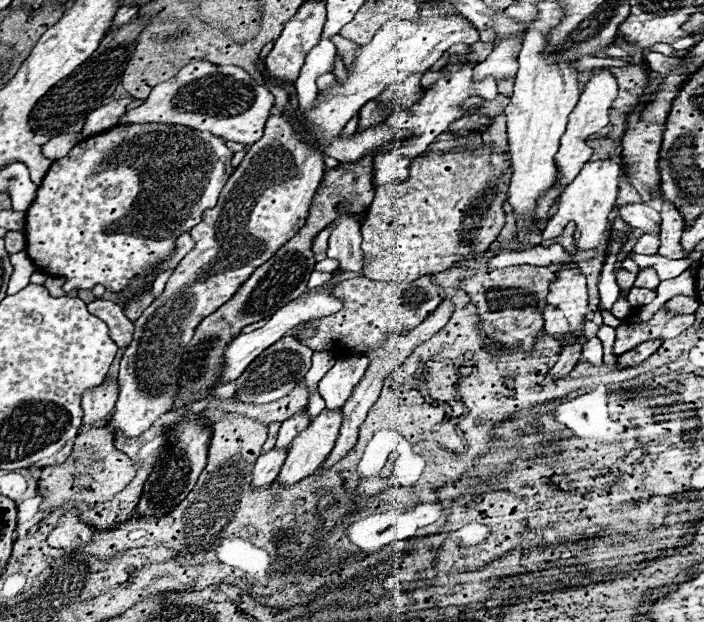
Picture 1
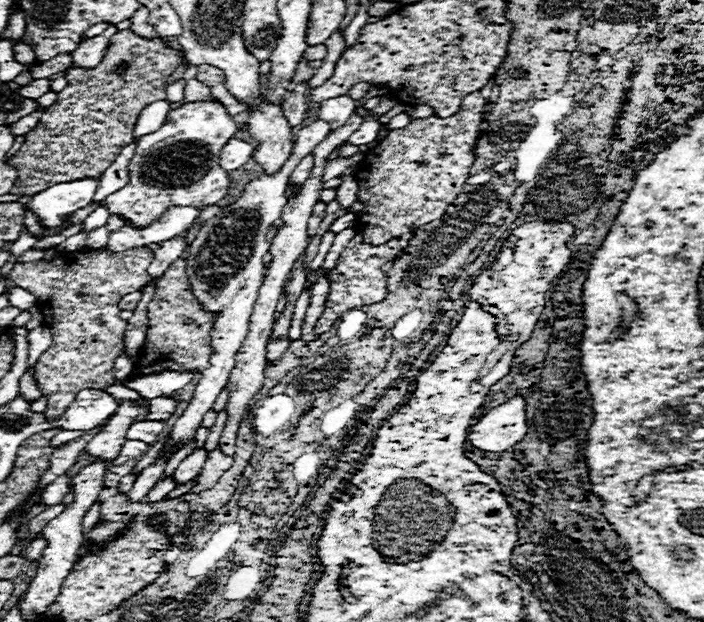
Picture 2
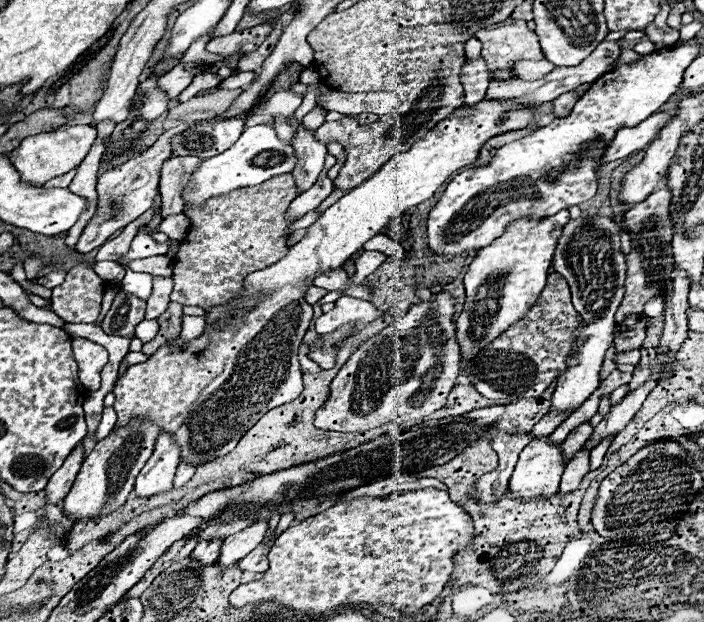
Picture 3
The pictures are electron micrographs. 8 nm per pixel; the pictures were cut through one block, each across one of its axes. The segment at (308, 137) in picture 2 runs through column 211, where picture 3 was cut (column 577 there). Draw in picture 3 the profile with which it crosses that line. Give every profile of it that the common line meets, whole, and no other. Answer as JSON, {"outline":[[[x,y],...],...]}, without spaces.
{"outline":[[[606,216],[578,218],[568,222],[556,246],[556,254],[552,260],[554,270],[568,280],[574,308],[586,320],[586,326],[578,330],[580,350],[572,358],[572,362],[568,362],[568,370],[558,378],[550,412],[566,412],[566,410],[580,408],[600,384],[598,372],[600,372],[604,354],[614,340],[616,306],[620,306],[624,298],[626,262],[624,262],[624,254],[620,252],[618,234],[620,234],[620,226],[612,218],[606,218]]]}

